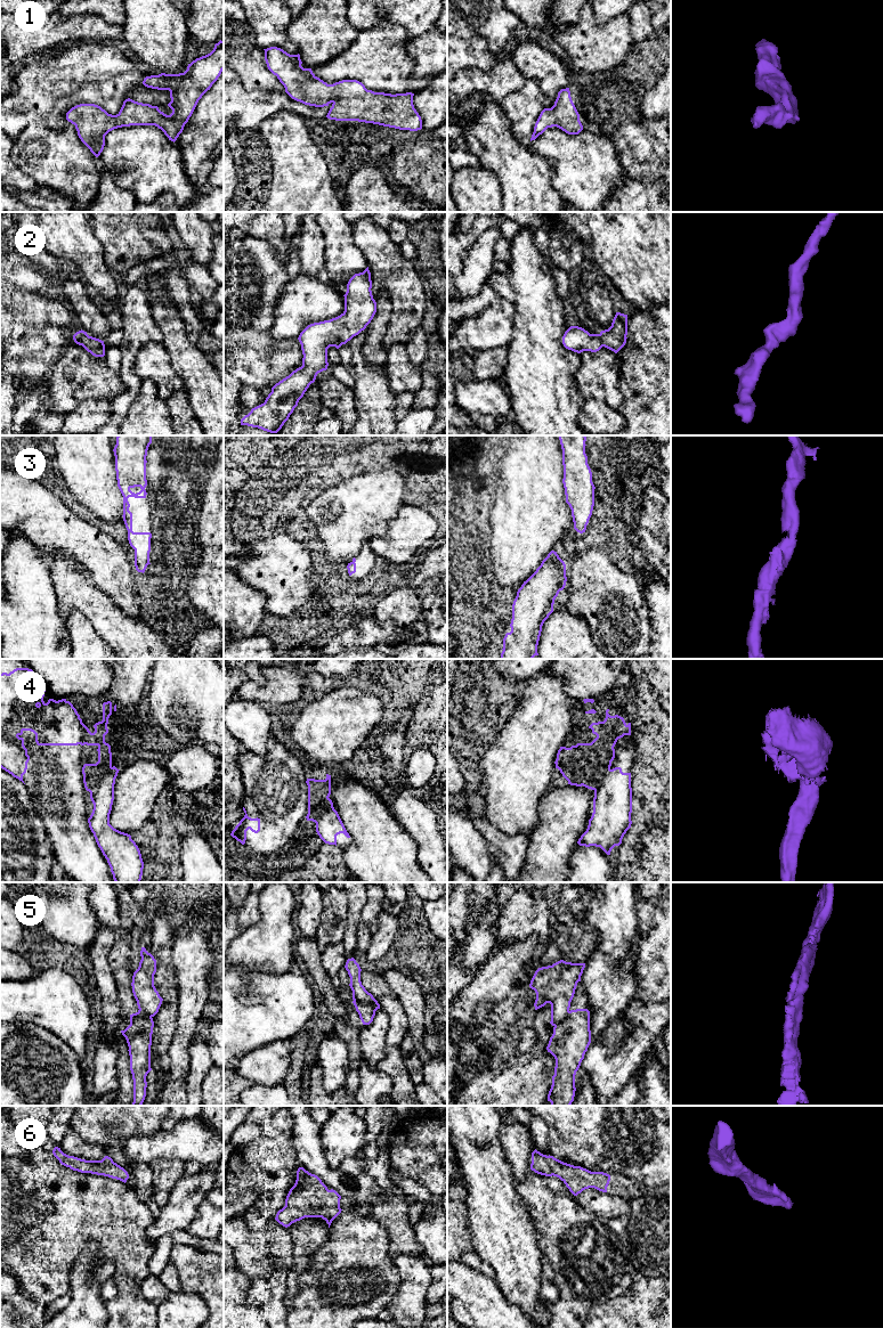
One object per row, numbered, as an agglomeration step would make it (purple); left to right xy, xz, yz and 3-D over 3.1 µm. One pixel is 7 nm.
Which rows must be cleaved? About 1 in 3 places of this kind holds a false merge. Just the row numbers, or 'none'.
4, 5

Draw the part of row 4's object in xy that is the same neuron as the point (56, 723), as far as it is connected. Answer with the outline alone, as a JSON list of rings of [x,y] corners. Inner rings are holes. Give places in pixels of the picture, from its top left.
[[[16,668],[9,674],[0,674],[0,767],[24,783],[23,775],[30,760],[24,739],[21,736],[24,731],[35,734],[38,746],[97,746],[98,761],[84,764],[82,767],[84,788],[90,792],[98,787],[102,776],[112,767],[111,746],[105,742],[112,702],[103,703],[103,720],[94,725],[95,732],[91,733],[70,701],[49,699],[46,703],[44,692],[44,685],[35,678],[32,669]]]

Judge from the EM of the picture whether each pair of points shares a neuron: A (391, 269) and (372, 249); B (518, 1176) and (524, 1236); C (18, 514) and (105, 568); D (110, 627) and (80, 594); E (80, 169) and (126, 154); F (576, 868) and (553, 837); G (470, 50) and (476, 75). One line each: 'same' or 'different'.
A: same
B: different
C: same
D: same
E: different
F: different
G: different

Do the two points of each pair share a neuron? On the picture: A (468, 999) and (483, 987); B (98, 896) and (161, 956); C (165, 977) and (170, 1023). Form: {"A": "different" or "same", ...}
{"A": "same", "B": "different", "C": "same"}

